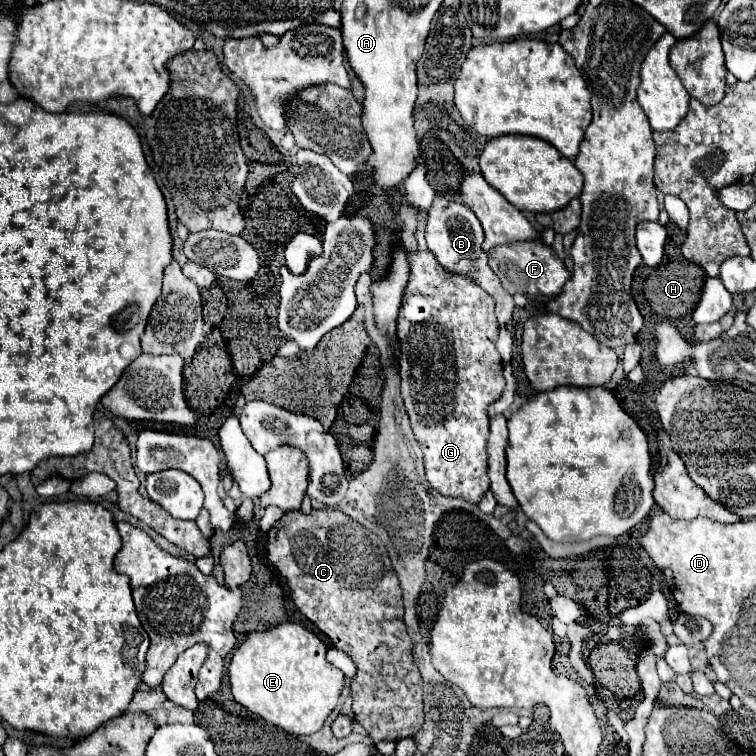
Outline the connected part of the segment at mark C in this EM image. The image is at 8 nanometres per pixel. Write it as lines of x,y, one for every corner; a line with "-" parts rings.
312,510
310,514
302,514
302,512
288,512
284,514
268,532
268,560
278,568
278,572
286,578
286,584
290,588
290,594
292,594
292,600
296,604
296,608
310,620
314,622
330,640
332,644
346,652
352,662
356,664
356,676
352,678
352,698
354,698
354,718
358,716
358,722
366,728
366,732
370,734
370,738
376,742
380,740
392,740
392,742
398,742
402,738
410,738
414,732
418,732
424,724
424,712
422,712
422,676
414,664
414,658
412,658
412,640
410,636
406,634
406,626
404,626
404,620
402,620
402,590
398,586
398,576
390,564
390,558
388,558
388,552
382,544
382,540
368,532
368,528
360,526
356,520
352,520
350,516
338,512
338,510

